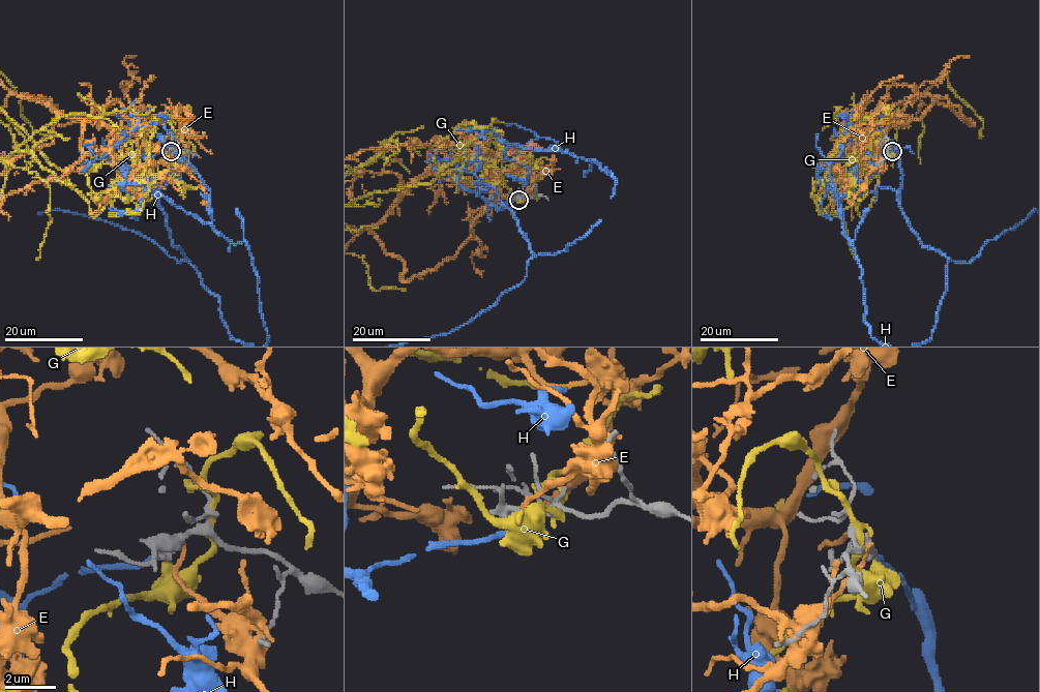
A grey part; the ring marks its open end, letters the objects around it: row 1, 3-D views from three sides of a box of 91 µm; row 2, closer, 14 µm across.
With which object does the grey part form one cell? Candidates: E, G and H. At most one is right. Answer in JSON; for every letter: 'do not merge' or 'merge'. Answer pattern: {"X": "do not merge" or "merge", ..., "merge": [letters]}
{"E": "do not merge", "G": "do not merge", "H": "merge", "merge": ["H"]}

